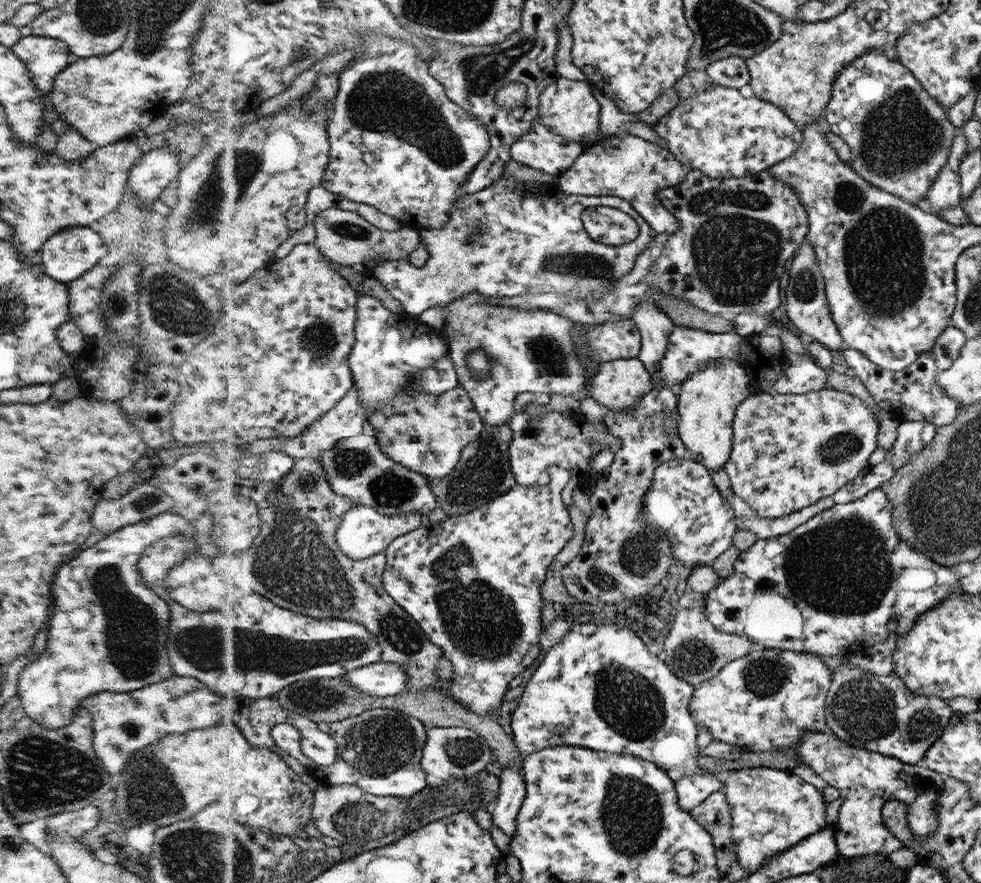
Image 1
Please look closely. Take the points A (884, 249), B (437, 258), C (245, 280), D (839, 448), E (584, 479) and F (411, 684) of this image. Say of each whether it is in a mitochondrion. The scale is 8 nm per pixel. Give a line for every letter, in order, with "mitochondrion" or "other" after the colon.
A: mitochondrion
B: other
C: other
D: mitochondrion
E: other
F: other

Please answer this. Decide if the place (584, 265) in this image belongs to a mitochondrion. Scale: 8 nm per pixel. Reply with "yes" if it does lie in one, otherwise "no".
yes

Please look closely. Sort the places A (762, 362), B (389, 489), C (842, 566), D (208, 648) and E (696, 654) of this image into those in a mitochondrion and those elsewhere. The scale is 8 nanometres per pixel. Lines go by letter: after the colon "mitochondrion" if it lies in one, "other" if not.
A: other
B: mitochondrion
C: mitochondrion
D: mitochondrion
E: mitochondrion

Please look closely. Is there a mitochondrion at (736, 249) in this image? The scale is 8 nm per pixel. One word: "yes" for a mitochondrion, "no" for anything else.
yes

